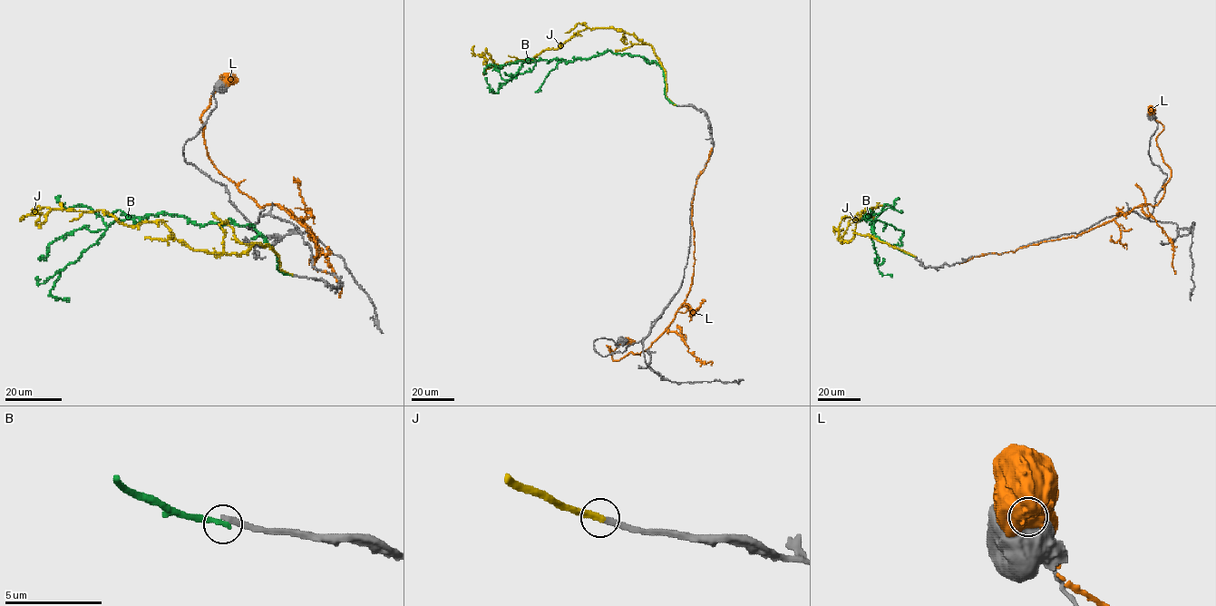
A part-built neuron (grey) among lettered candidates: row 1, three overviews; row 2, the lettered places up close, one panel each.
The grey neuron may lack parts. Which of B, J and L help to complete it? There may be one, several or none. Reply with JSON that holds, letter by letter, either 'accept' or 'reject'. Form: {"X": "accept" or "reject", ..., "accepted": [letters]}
{"B": "reject", "J": "accept", "L": "reject", "accepted": ["J"]}

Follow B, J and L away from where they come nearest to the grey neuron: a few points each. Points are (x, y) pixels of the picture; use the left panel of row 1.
B: (293, 276), (277, 268), (275, 251), (249, 225), (146, 214), (115, 219), (60, 273), (50, 294), (69, 300)
J: (293, 274), (265, 245), (238, 254), (189, 249), (160, 221), (124, 225), (102, 210), (43, 207), (24, 216)
L: (223, 83), (200, 118), (209, 160), (258, 205), (275, 204), (305, 228), (317, 248), (314, 268), (340, 284)

